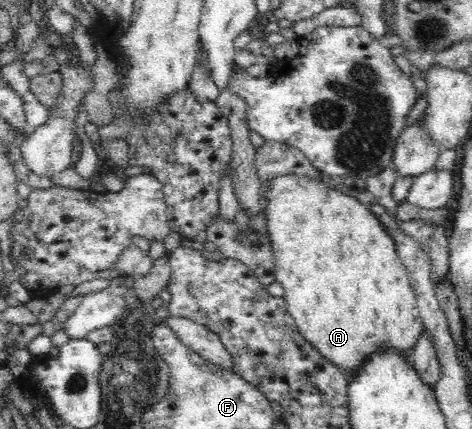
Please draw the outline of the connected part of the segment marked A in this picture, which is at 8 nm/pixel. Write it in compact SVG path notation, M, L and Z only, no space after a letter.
M295 174L272 178L263 198L266 198L263 210L276 266L276 282L284 287L283 300L304 339L324 358L336 366L344 366L350 374L381 347L390 347L411 358L425 330L416 294L410 285L408 269L400 263L396 243L367 205L340 189L328 187L322 179L310 180Z

